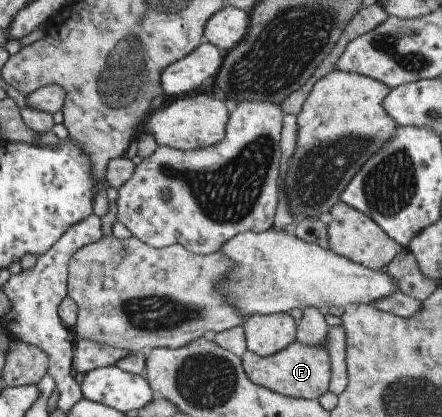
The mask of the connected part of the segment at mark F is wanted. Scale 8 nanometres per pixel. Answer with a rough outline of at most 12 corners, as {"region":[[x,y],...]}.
{"region":[[296,341],[269,357],[249,351],[257,385],[297,399],[328,392],[331,359],[323,346]]}

